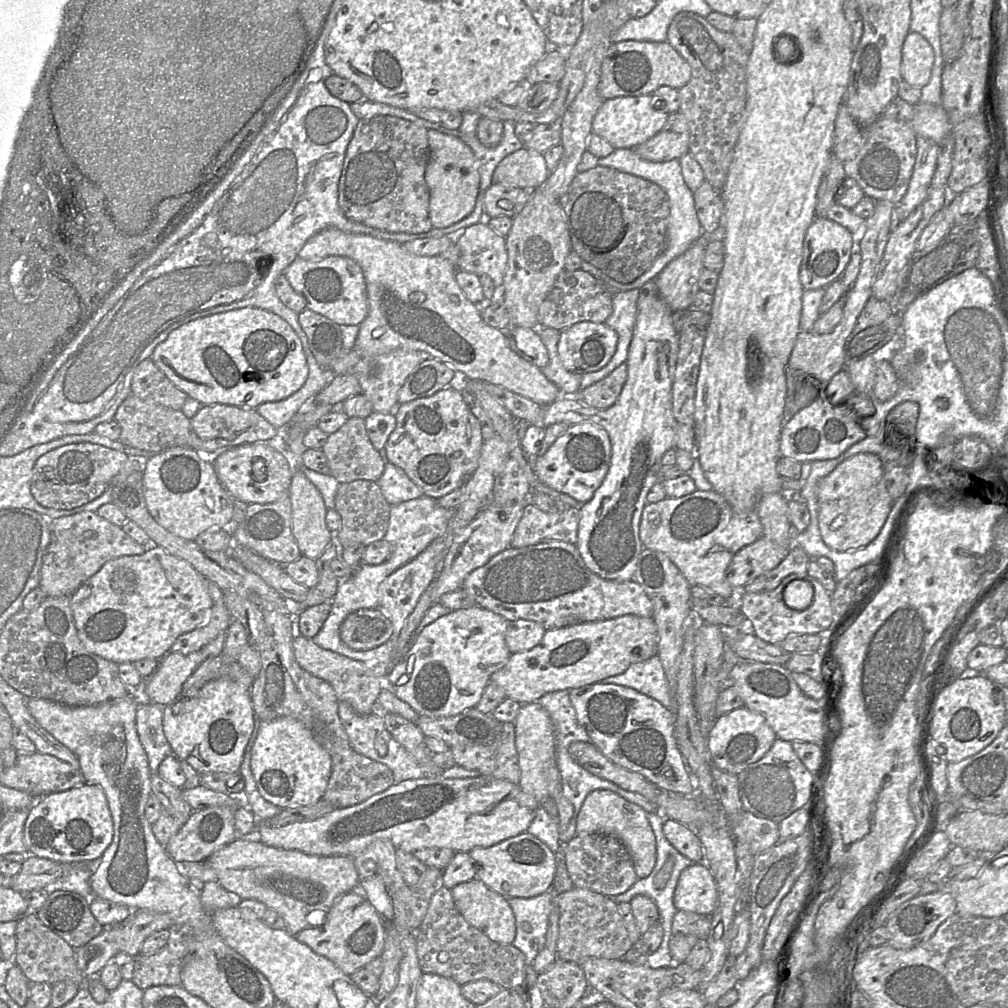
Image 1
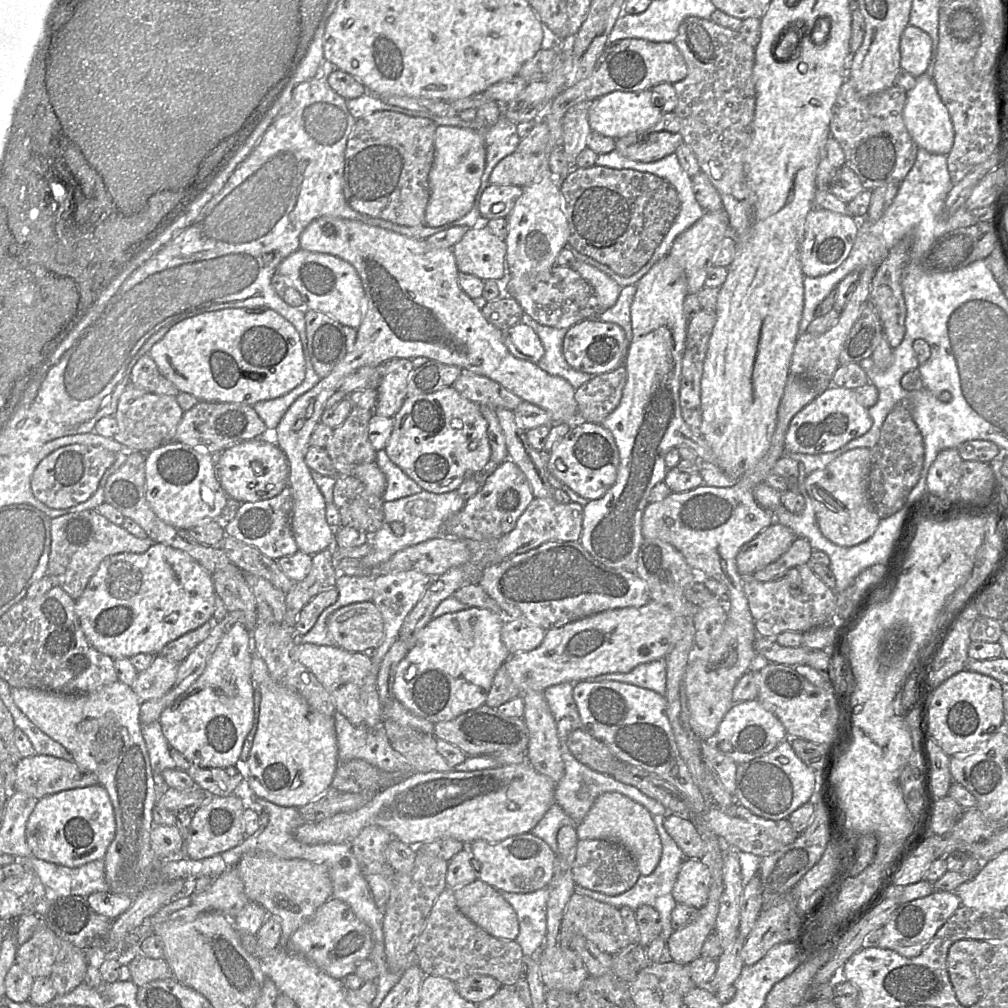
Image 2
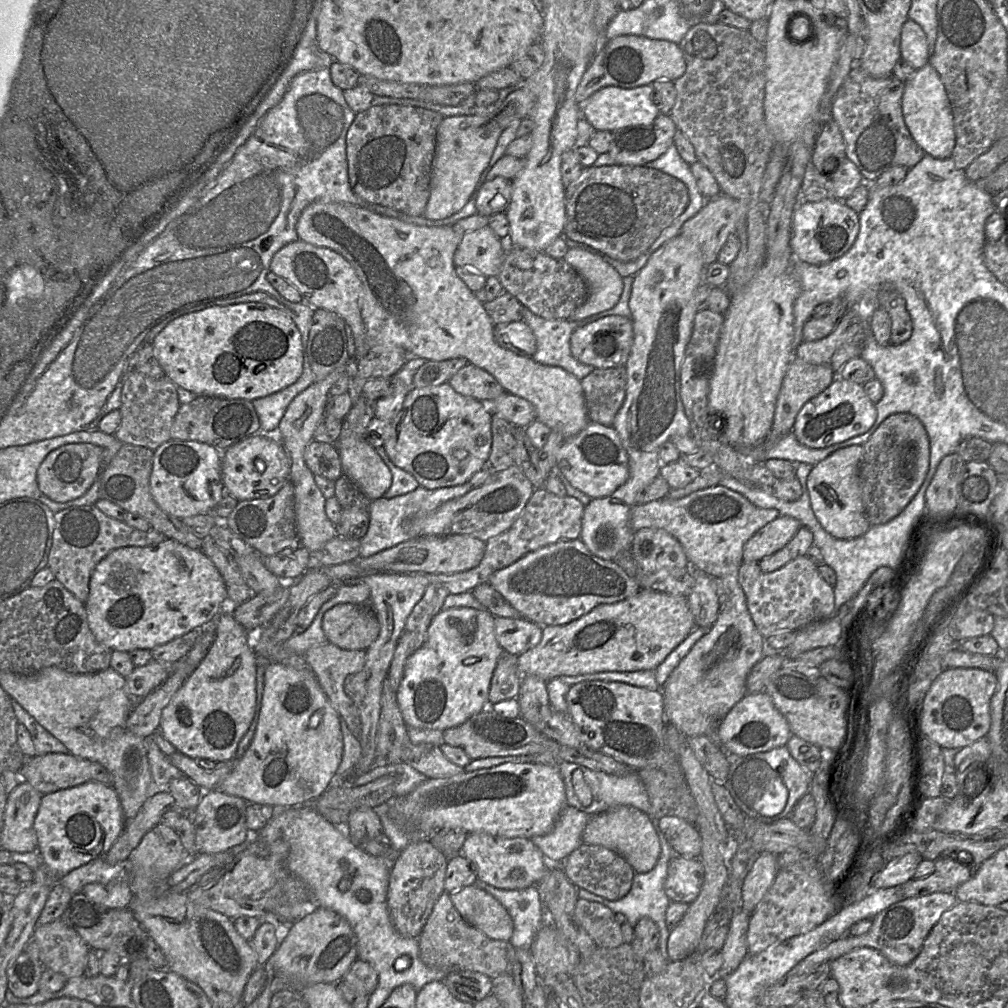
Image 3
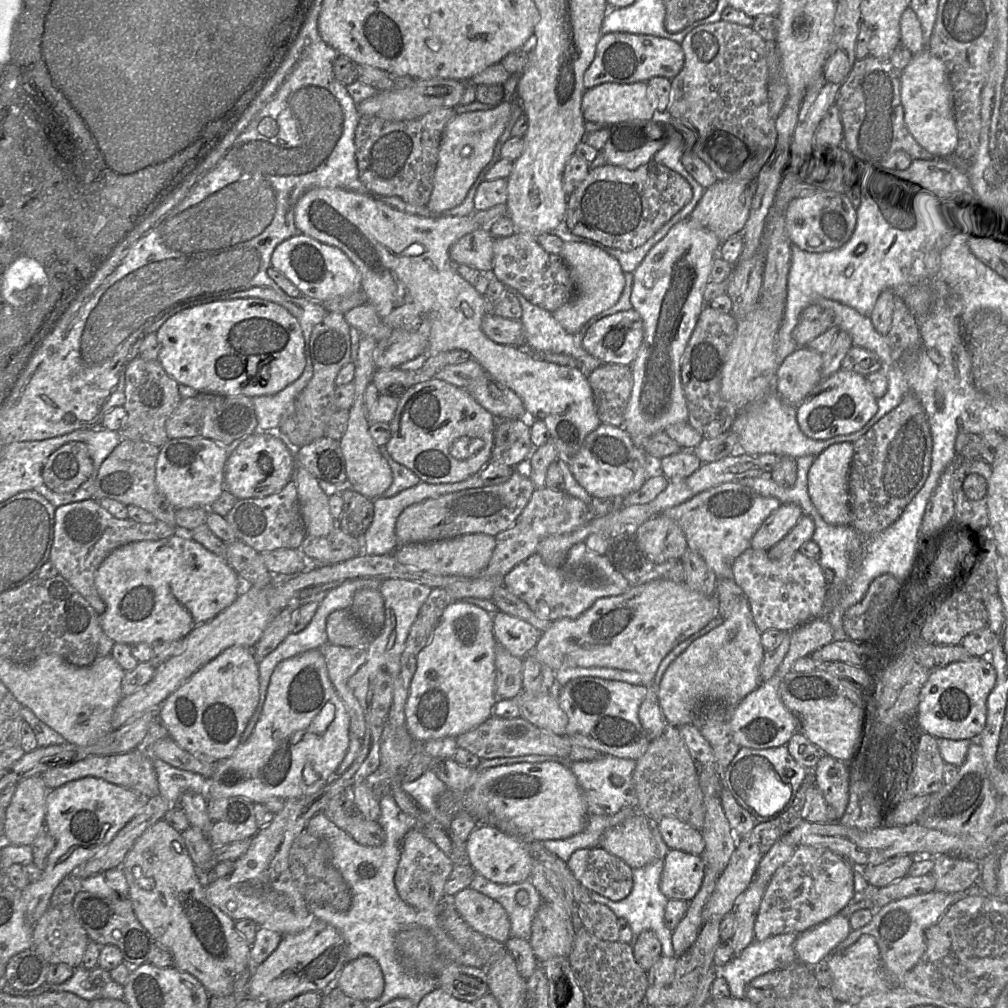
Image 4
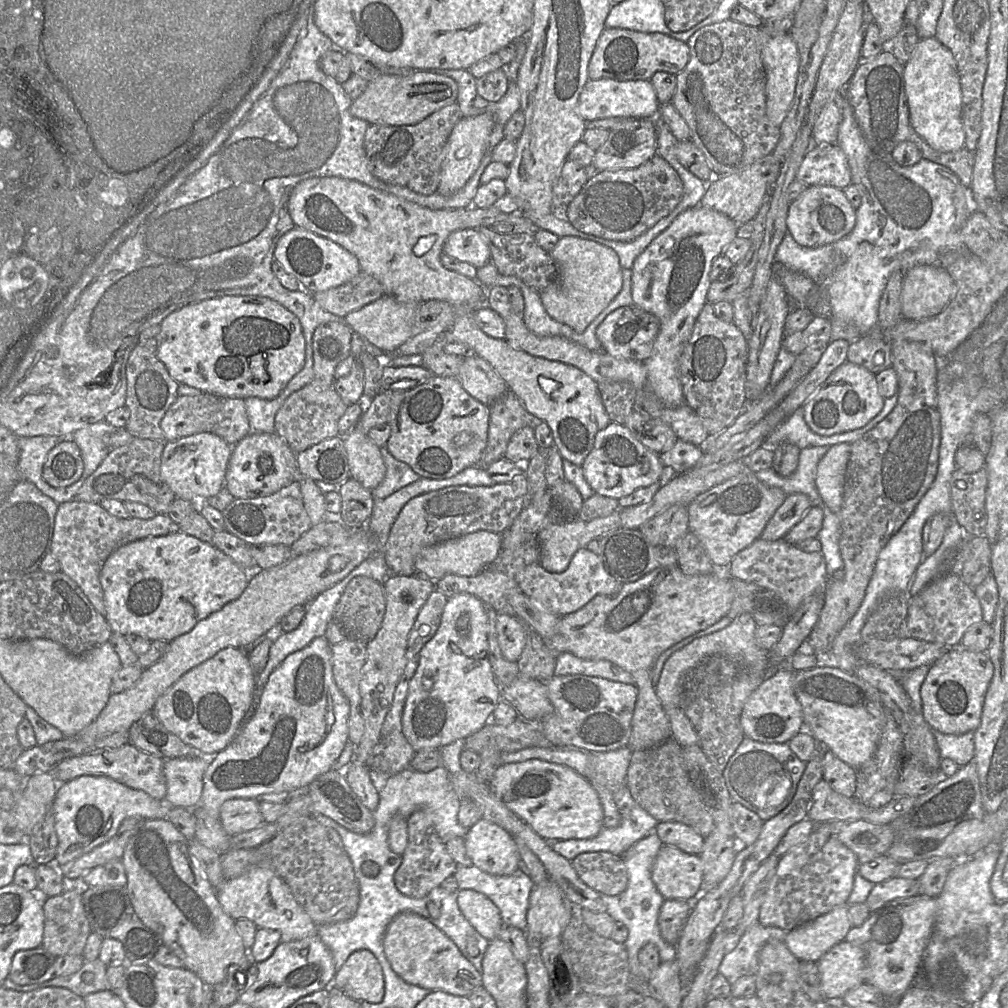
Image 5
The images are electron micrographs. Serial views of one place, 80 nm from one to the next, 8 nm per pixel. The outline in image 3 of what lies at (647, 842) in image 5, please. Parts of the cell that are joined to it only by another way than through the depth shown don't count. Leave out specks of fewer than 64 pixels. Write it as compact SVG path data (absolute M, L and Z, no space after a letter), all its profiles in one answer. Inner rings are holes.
M654 818L652 819L652 822L657 832L657 835L659 837L660 846L661 846L660 857L656 865L654 866L654 868L646 873L636 872L633 877L632 887L630 891L628 892L627 895L625 895L623 898L619 900L608 900L604 897L601 897L592 892L589 892L588 890L581 889L581 888L578 889L578 896L579 898L585 899L585 900L604 904L605 906L610 908L615 914L617 913L624 914L627 917L630 925L633 927L635 927L637 922L643 917L648 917L652 919L657 924L658 929L659 929L660 938L659 938L658 948L663 958L671 962L668 949L667 949L668 938L671 933L671 930L669 930L666 925L666 910L671 900L668 898L668 896L666 895L664 891L664 883L667 877L669 862L672 859L672 857L675 855L675 852L673 848L670 846L670 844L668 843L668 841L666 840L663 832L661 831L659 827L659 819Z

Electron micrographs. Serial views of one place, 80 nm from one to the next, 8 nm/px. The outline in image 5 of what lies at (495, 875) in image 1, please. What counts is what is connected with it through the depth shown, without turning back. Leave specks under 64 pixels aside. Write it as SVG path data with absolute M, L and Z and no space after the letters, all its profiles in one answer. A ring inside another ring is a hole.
M481 818L467 830L465 848L472 864L492 875L510 875L518 870L518 848L500 826Z

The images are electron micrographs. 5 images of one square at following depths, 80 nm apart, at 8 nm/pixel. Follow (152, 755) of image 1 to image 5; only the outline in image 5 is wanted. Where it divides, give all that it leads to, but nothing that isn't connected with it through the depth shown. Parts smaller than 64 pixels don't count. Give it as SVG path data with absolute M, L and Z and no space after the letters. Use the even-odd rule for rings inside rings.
M200 753L194 758L163 759L167 792L164 800L172 806L198 807L203 791L203 779L215 755Z

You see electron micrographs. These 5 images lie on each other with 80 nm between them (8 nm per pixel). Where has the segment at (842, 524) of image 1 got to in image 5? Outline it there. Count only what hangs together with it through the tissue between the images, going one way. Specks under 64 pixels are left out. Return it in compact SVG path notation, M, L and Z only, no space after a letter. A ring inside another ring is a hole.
M849 443L834 444L817 465L815 484L821 502L835 514L840 512L843 504L850 450Z

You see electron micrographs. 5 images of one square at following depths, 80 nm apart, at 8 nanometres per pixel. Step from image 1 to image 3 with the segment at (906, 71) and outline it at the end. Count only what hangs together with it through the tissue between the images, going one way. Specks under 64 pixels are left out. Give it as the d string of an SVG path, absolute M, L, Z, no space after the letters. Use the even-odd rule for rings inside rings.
M907 19L901 31L901 58L915 70L929 63L929 46L926 33L922 27L911 19Z

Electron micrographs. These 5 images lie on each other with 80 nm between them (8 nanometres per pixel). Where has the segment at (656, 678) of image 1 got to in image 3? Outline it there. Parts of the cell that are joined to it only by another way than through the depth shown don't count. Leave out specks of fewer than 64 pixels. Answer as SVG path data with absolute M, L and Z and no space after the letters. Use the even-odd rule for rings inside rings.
M641 670L635 672L607 671L589 673L577 676L566 676L559 678L569 686L585 681L612 681L623 682L635 687L646 688L652 691L661 691L657 680L655 670Z

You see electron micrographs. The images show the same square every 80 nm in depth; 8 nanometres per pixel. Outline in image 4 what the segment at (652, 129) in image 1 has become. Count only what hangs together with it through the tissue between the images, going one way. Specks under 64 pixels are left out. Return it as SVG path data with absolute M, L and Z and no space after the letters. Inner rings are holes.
M607 82L586 89L582 97L581 110L585 121L607 127L624 122L655 120L660 115L647 82L632 84Z

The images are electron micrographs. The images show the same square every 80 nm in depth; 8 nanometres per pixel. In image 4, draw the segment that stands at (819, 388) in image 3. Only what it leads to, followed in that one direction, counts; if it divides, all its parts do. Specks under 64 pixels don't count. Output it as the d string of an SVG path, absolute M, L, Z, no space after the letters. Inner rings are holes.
M798 347L779 366L775 391L787 403L798 407L823 381L822 362L820 353L808 347Z

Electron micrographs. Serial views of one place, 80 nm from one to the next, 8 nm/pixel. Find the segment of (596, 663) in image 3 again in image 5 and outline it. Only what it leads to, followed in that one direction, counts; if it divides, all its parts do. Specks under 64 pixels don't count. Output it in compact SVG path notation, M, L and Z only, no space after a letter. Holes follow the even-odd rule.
M678 565L660 567L635 582L622 584L616 594L597 595L578 611L560 617L556 633L544 639L546 646L556 656L567 652L585 660L607 660L633 676L638 697L628 744L632 752L657 747L672 736L666 711L652 683L653 666L657 658L671 646L710 627L727 615L734 596L731 579L727 569L717 569L709 575L685 575Z

